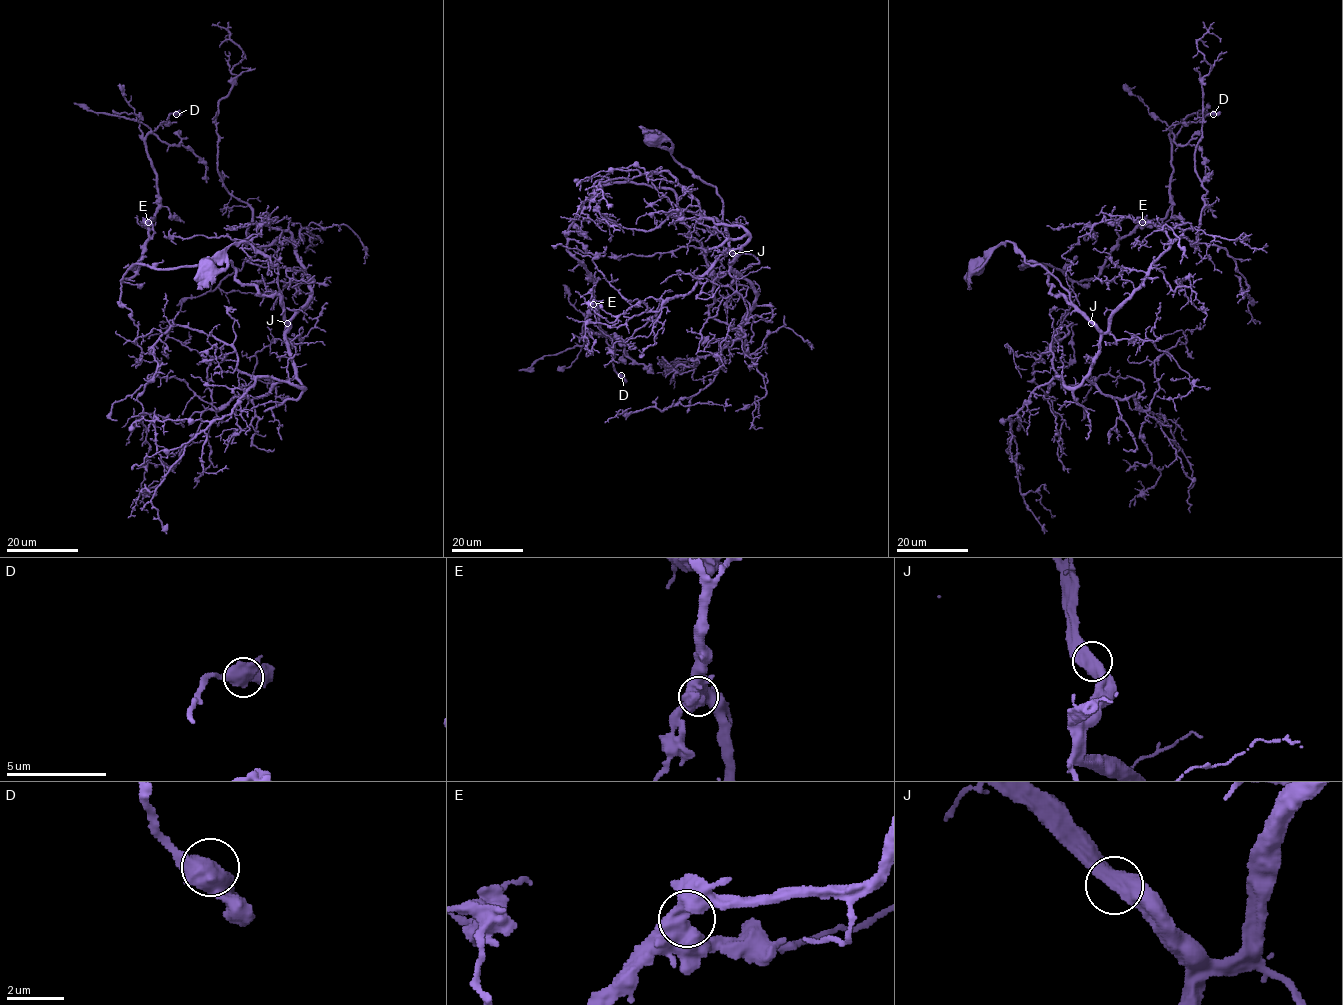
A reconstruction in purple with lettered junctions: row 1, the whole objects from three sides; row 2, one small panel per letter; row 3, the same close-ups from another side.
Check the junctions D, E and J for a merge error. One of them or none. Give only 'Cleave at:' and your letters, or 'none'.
Cleave at: none

